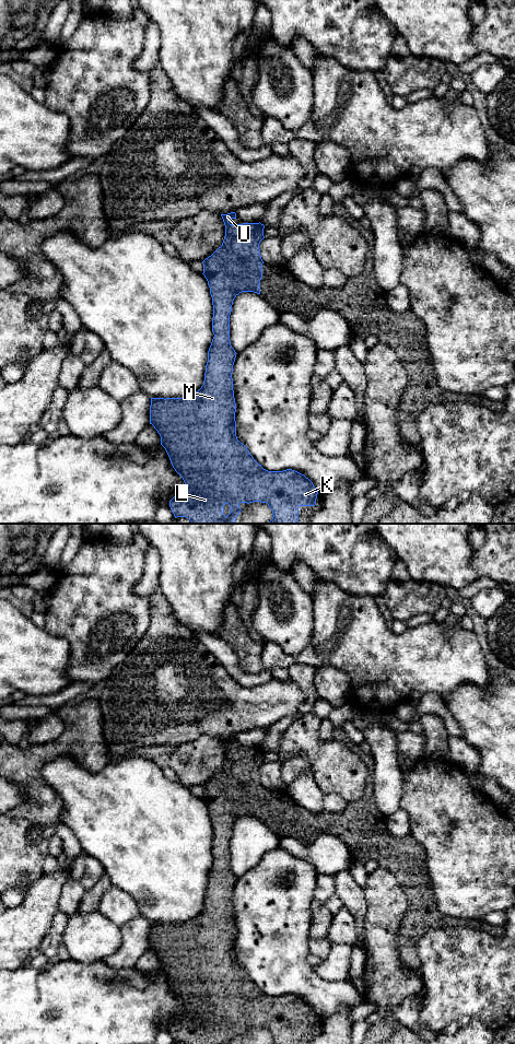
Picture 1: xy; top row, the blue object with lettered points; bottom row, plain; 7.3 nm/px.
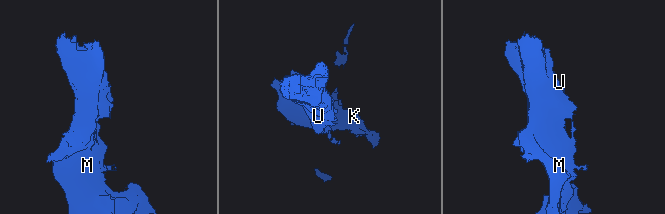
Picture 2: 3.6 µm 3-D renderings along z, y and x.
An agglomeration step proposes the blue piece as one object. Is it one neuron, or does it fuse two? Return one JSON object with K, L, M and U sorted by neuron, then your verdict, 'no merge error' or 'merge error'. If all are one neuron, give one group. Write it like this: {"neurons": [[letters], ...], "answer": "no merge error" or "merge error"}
{"neurons": [["K", "L", "M", "U"]], "answer": "no merge error"}

